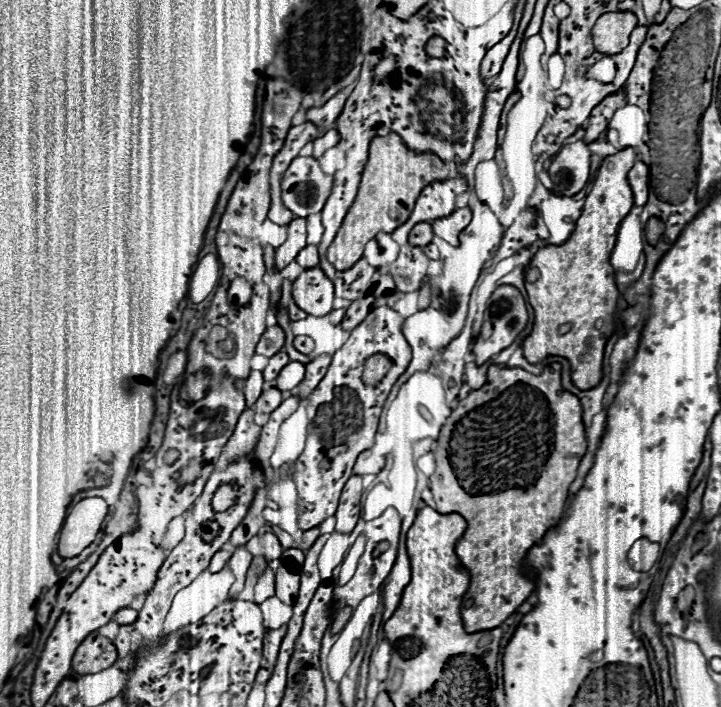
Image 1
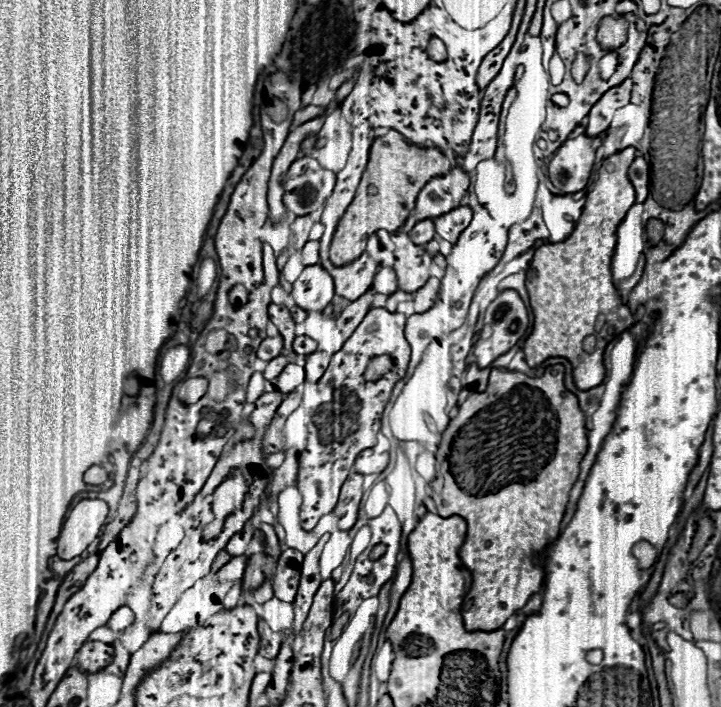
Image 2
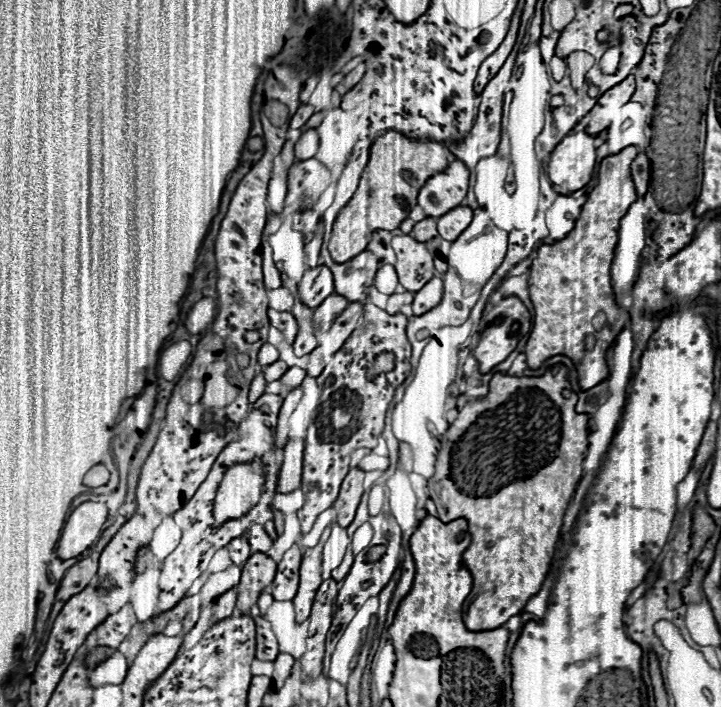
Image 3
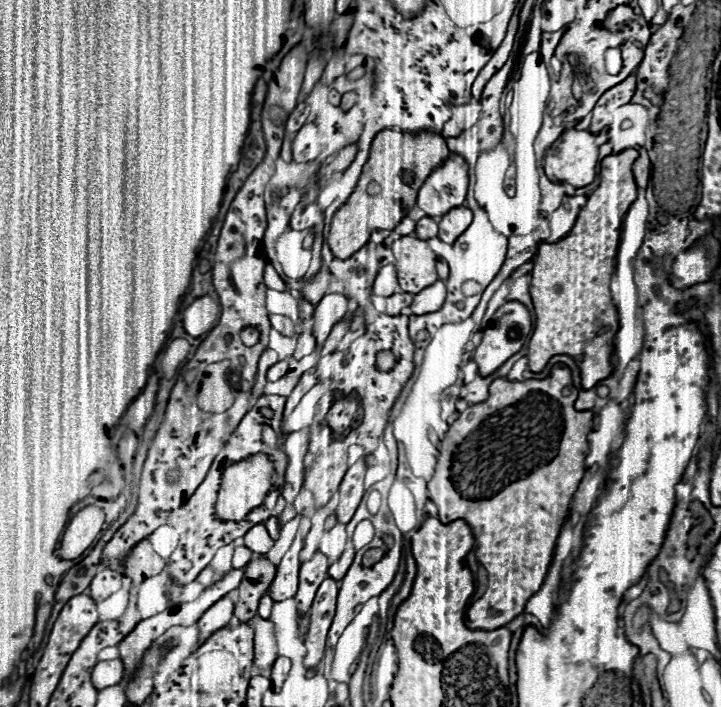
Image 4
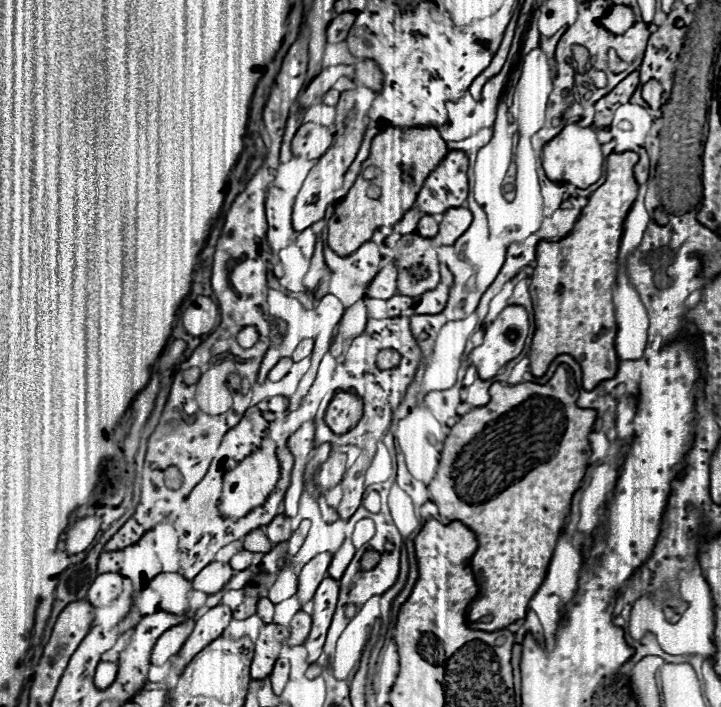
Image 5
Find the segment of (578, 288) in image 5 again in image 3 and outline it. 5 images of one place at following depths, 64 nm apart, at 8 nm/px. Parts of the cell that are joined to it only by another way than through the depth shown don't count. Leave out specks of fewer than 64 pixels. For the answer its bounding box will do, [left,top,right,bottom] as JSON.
[524,146,636,390]

